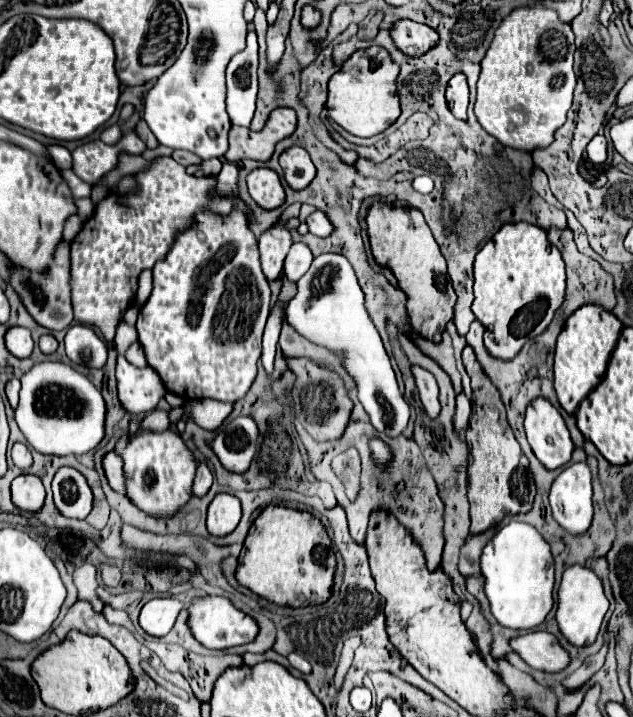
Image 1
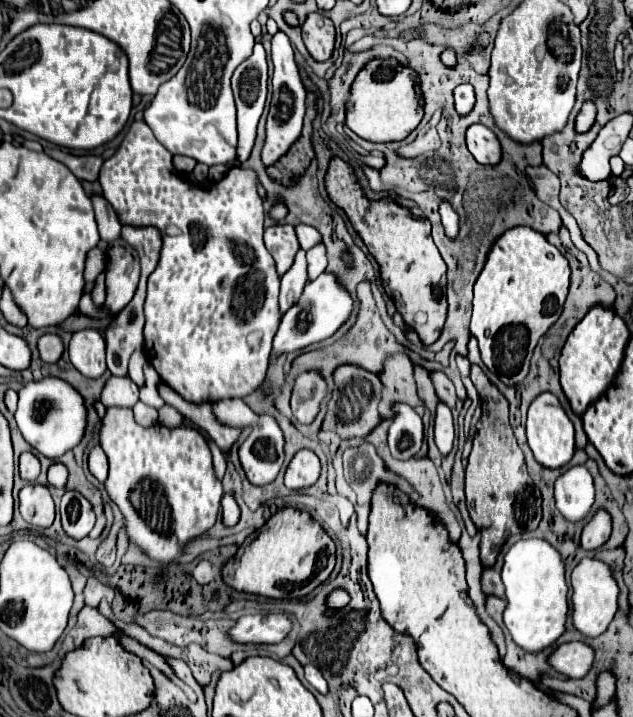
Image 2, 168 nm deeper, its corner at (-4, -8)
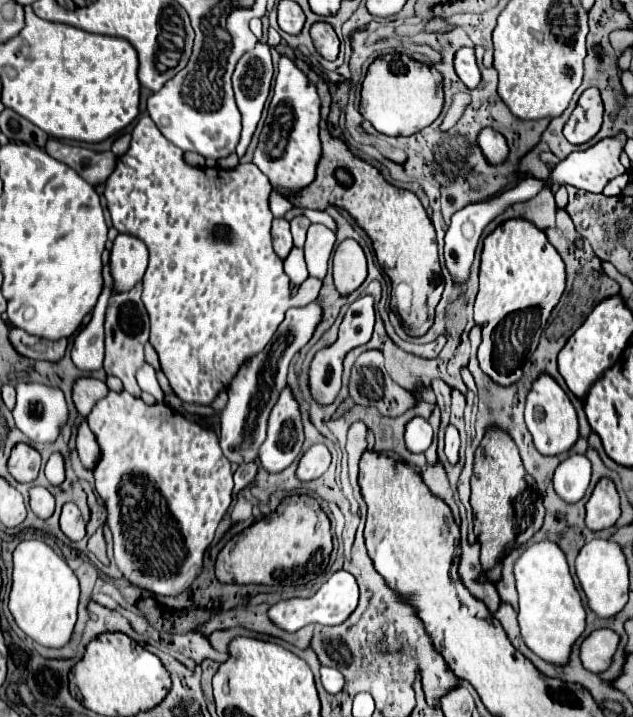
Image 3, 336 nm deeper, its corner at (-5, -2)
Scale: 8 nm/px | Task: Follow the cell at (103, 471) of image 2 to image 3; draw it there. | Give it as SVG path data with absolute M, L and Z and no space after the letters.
M83 420L79 426L77 426L77 436L75 436L75 446L77 446L77 454L83 462L83 466L87 470L93 470L97 460L99 460L99 446L97 446L97 440L93 436L93 432L89 430L87 426L87 420Z

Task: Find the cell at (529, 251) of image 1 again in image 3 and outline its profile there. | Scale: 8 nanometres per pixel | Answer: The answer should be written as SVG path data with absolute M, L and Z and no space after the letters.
M513 218L497 226L487 238L481 254L479 272L479 294L475 300L475 324L483 328L483 342L477 350L477 360L481 370L497 384L509 386L521 378L521 366L529 352L539 344L539 336L547 324L551 310L557 306L565 290L565 264L557 250L549 244L547 236L523 218Z

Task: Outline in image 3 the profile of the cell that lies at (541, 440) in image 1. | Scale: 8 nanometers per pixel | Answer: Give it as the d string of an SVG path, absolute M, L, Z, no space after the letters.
M541 374L533 382L533 386L527 394L525 422L527 422L527 428L533 436L533 442L535 442L537 450L545 456L555 456L555 454L567 452L575 444L575 440L579 438L575 408L573 408L569 396L565 394L565 390L549 374Z

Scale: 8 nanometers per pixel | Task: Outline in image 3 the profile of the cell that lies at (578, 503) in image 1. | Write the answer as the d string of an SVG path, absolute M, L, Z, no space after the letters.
M571 454L563 460L553 476L555 492L565 502L577 502L583 498L591 480L591 462L583 454Z

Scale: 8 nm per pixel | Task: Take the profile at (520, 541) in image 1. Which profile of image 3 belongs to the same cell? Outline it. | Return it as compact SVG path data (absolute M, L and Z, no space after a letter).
M537 542L519 556L515 578L519 592L519 626L525 644L549 664L569 664L573 644L585 630L587 612L569 574L565 554L555 542Z

